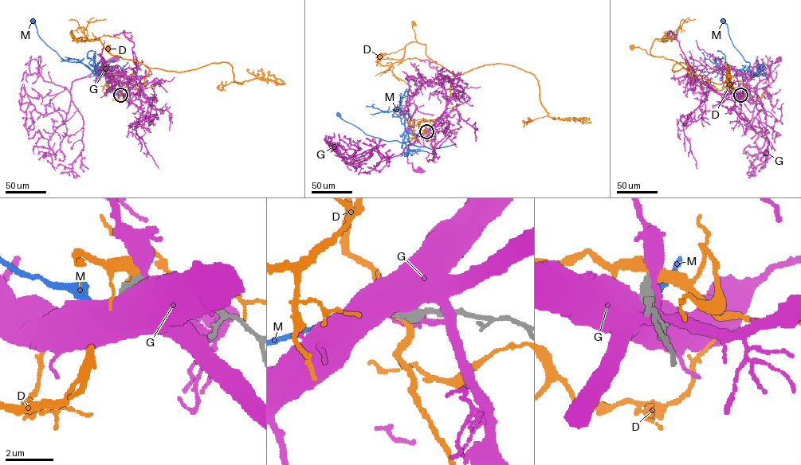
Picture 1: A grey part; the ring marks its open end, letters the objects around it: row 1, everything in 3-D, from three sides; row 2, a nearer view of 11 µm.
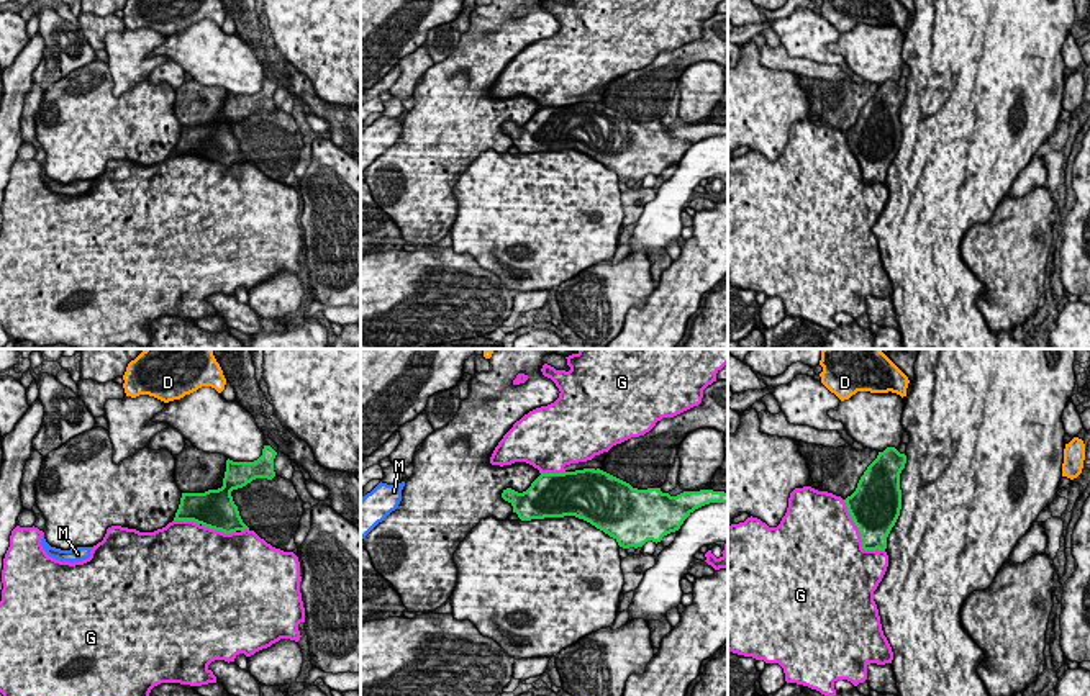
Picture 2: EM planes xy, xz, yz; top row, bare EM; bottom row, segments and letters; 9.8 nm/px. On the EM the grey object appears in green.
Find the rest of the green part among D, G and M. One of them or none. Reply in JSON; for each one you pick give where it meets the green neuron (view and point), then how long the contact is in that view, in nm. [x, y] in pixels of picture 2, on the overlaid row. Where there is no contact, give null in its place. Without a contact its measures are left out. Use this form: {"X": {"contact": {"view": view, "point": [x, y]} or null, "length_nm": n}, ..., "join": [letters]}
{"M": {"contact": null}, "join": ["M"]}

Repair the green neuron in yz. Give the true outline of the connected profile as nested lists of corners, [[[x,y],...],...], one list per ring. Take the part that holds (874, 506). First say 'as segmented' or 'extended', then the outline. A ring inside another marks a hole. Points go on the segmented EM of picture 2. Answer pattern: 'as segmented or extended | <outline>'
as segmented | [[[887,447],[867,467],[856,491],[844,499],[864,550],[887,549],[887,537],[902,509],[900,473],[905,463],[905,454]]]

